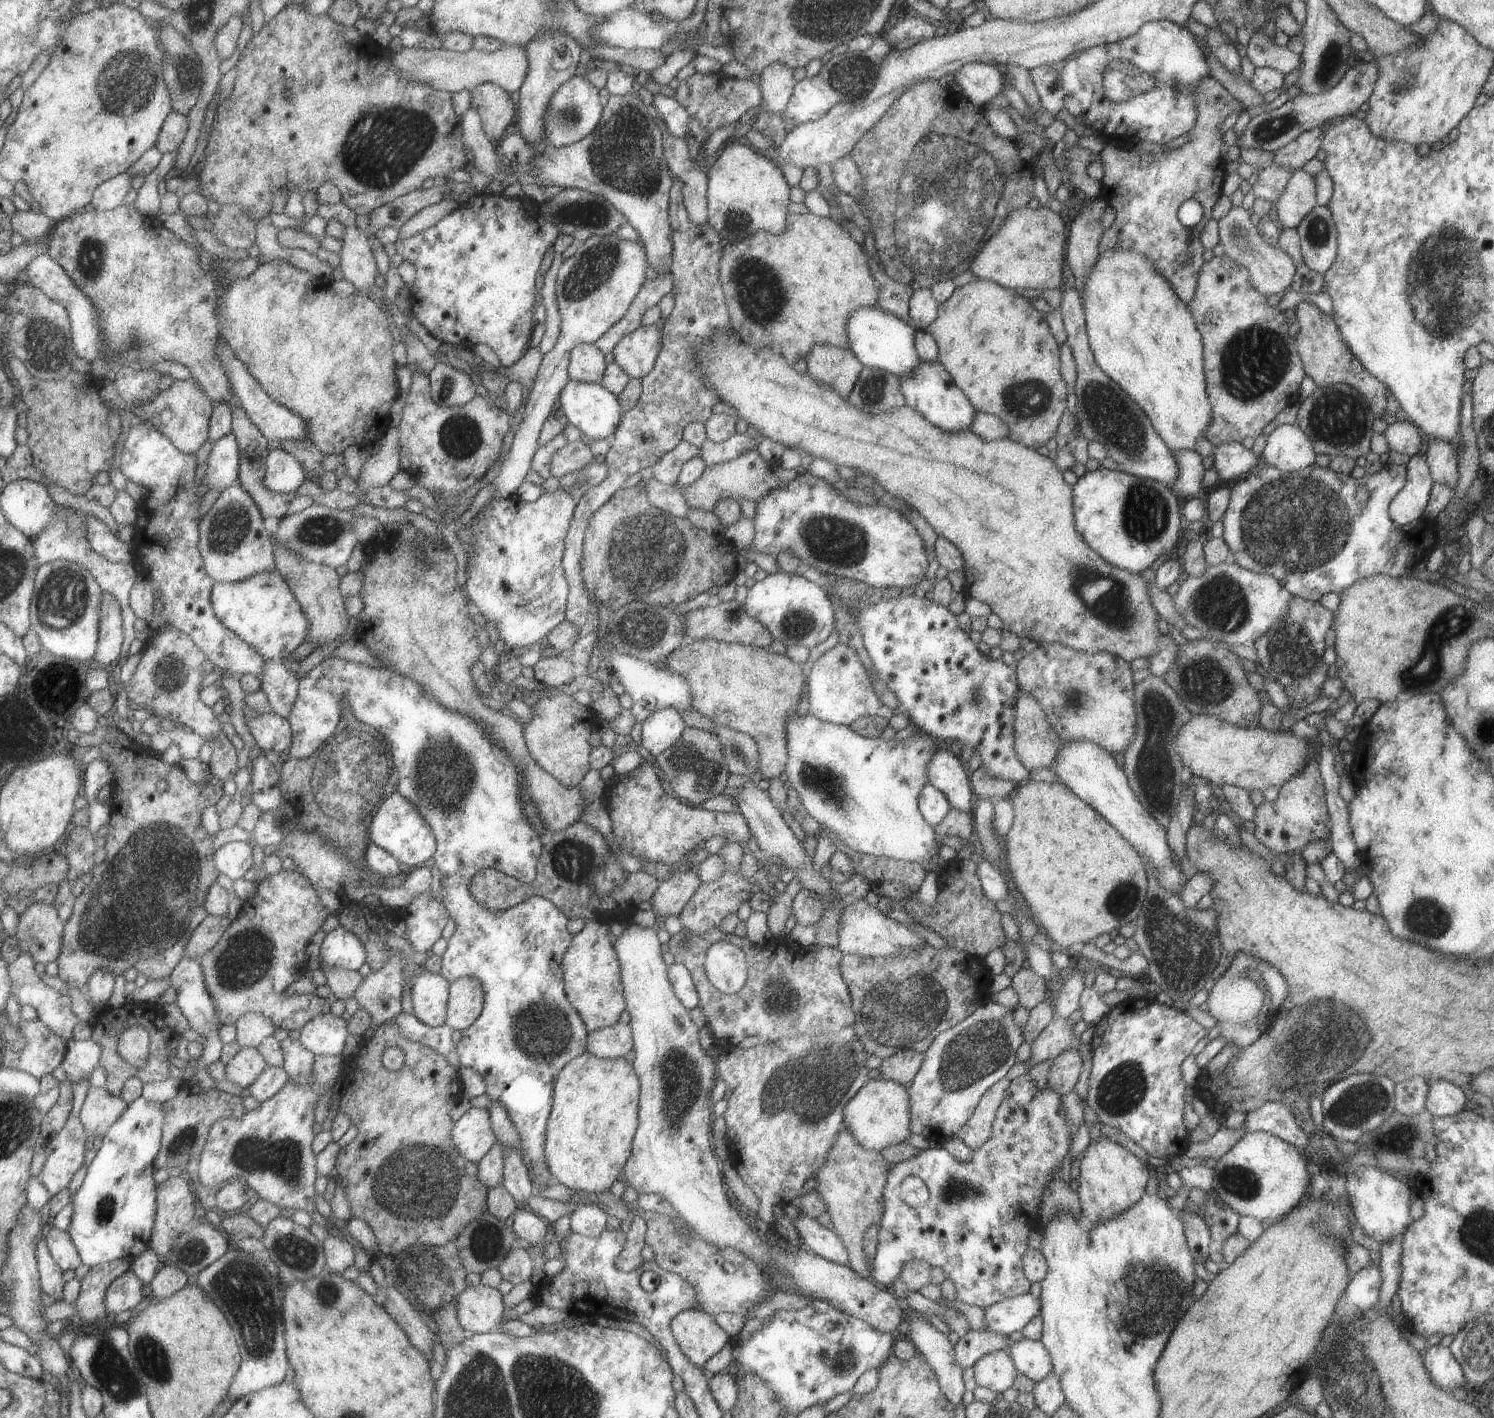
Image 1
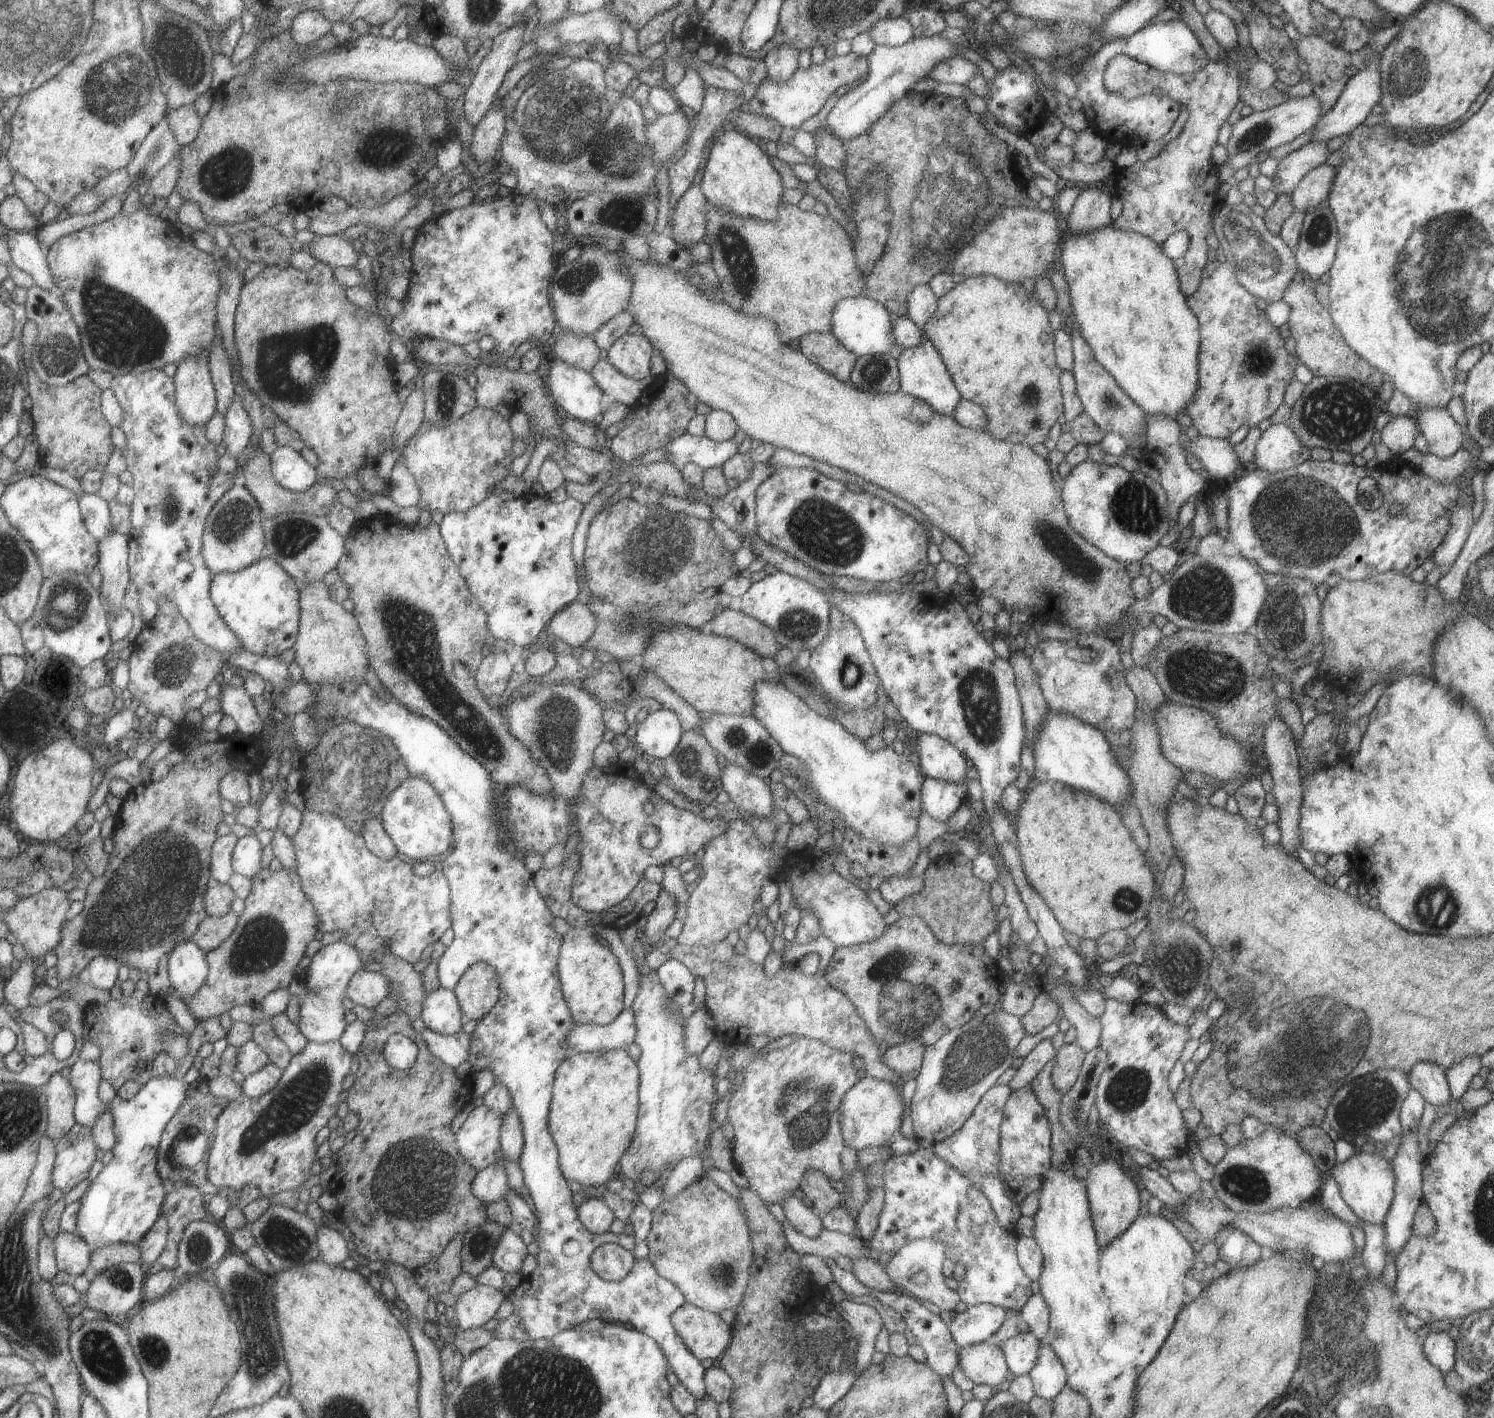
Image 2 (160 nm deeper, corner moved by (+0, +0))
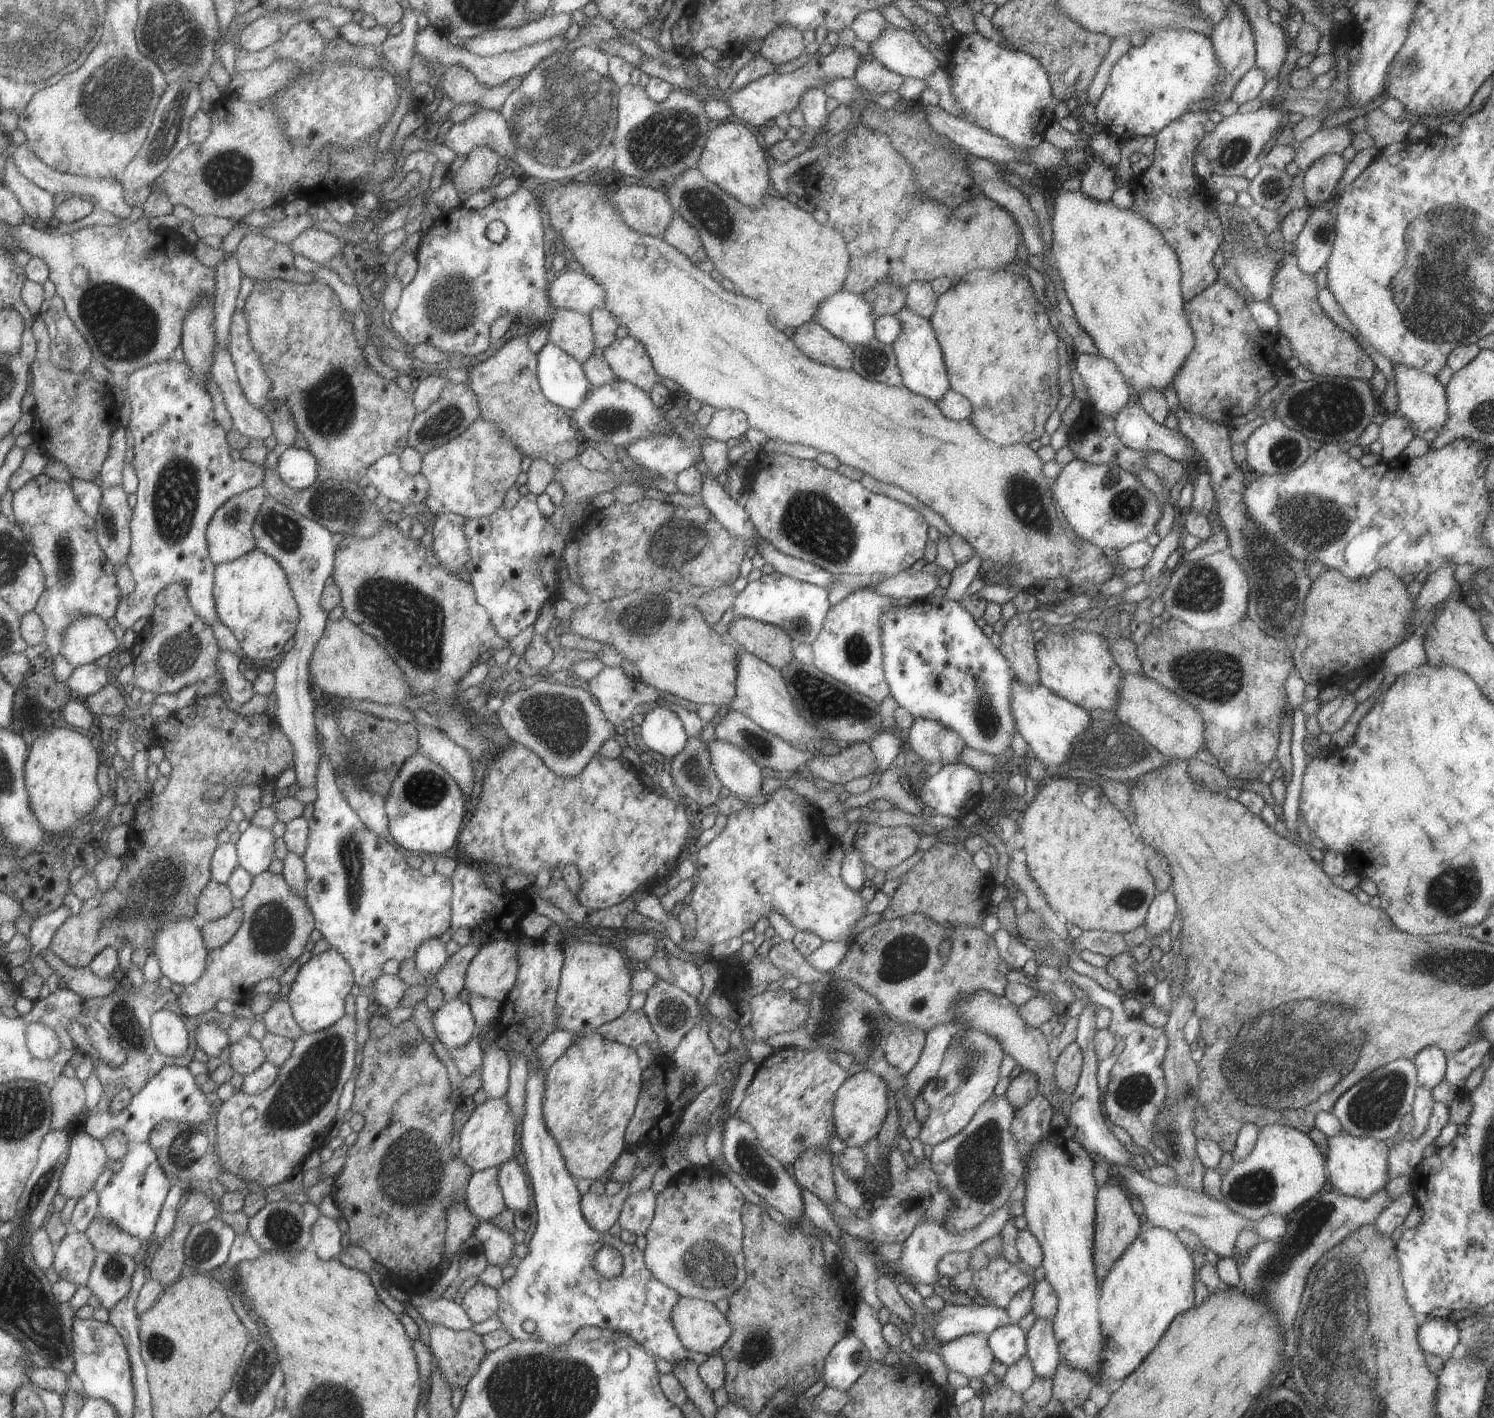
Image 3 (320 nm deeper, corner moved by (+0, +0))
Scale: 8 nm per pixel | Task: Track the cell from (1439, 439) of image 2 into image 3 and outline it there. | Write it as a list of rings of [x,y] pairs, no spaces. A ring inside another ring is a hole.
[[[1392,364],[1397,391],[1397,410],[1395,415],[1405,418],[1413,425],[1416,434],[1427,430],[1435,430],[1439,434],[1447,422],[1447,402],[1444,387],[1434,376],[1415,370],[1403,368],[1403,364]]]

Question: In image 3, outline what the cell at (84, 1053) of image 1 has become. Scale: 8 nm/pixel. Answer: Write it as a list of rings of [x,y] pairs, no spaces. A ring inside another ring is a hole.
[[[167,1066],[149,1080],[149,1084],[134,1096],[125,1110],[113,1112],[108,1109],[102,1113],[95,1108],[86,1108],[83,1126],[87,1133],[96,1139],[105,1139],[113,1130],[121,1130],[129,1140],[129,1152],[123,1158],[121,1169],[112,1176],[100,1193],[99,1213],[104,1219],[111,1220],[113,1224],[117,1224],[123,1231],[139,1238],[146,1245],[151,1241],[159,1216],[162,1216],[167,1194],[173,1186],[158,1160],[154,1146],[151,1145],[151,1132],[169,1120],[185,1120],[190,1124],[209,1122],[213,1117],[211,1102],[195,1082],[195,1076],[189,1068]]]

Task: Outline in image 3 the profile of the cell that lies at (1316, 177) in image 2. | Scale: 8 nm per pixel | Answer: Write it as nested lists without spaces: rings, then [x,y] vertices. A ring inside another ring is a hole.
[[[1341,153],[1325,154],[1313,160],[1303,176],[1303,194],[1309,208],[1328,205],[1347,163]]]

